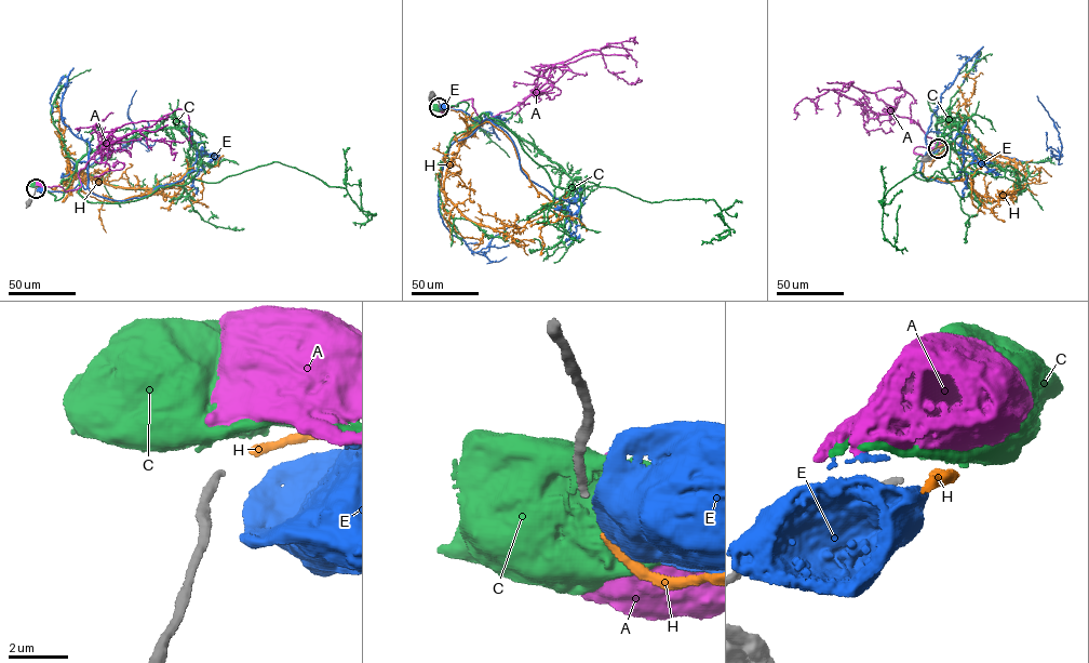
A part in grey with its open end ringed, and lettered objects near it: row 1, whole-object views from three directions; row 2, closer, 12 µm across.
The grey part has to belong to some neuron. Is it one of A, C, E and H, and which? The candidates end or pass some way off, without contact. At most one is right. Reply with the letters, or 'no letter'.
H

